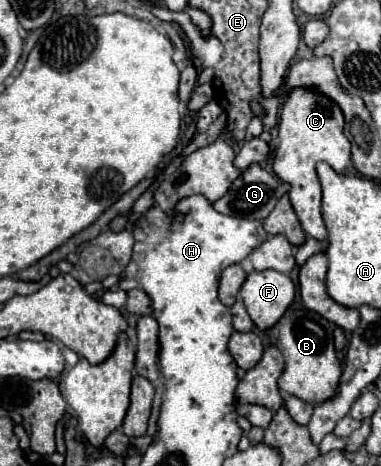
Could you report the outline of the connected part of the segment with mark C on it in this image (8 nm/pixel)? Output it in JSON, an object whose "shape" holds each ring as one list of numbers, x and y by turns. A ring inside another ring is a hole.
{"shape":[[295,88,281,108,279,146,275,150,273,170,283,182,291,184,289,198,297,212,301,228,315,240,327,240,327,230,321,218,321,188,315,166,317,162,325,160,337,174,343,174,347,170,347,164,351,162,351,142,343,134,343,126,345,120,341,108,331,98,321,96,313,90]]}

